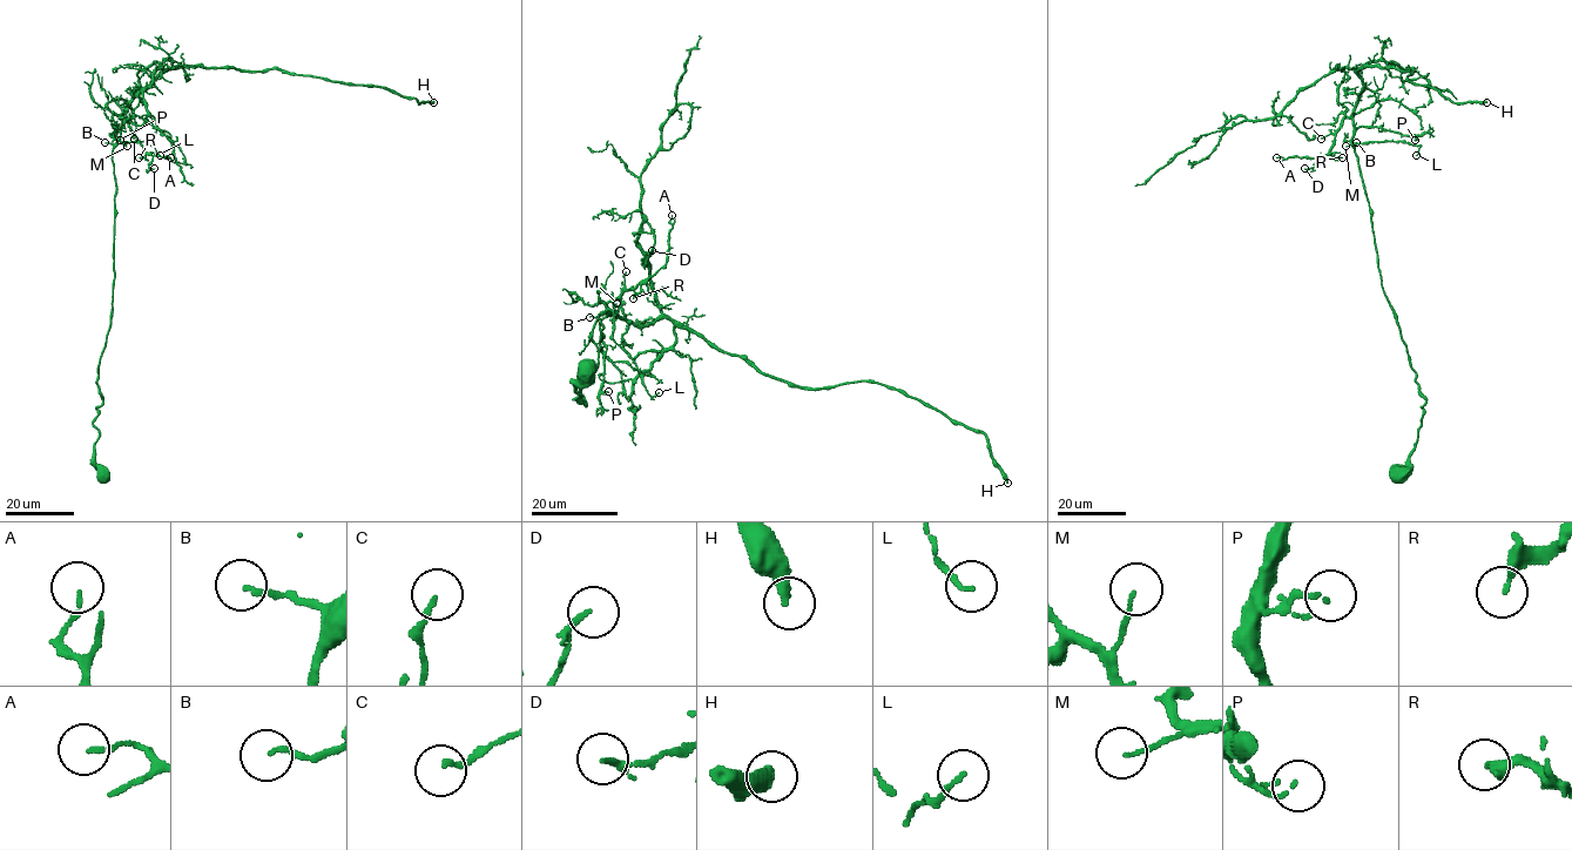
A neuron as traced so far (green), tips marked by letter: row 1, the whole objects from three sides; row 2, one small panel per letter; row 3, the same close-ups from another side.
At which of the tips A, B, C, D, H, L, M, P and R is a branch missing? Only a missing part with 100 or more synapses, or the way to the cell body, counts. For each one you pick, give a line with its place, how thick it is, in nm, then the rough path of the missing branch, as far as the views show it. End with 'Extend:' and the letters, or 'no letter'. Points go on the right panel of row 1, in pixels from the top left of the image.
H: place (1486, 102); calibre 340 nm
Extend: H

